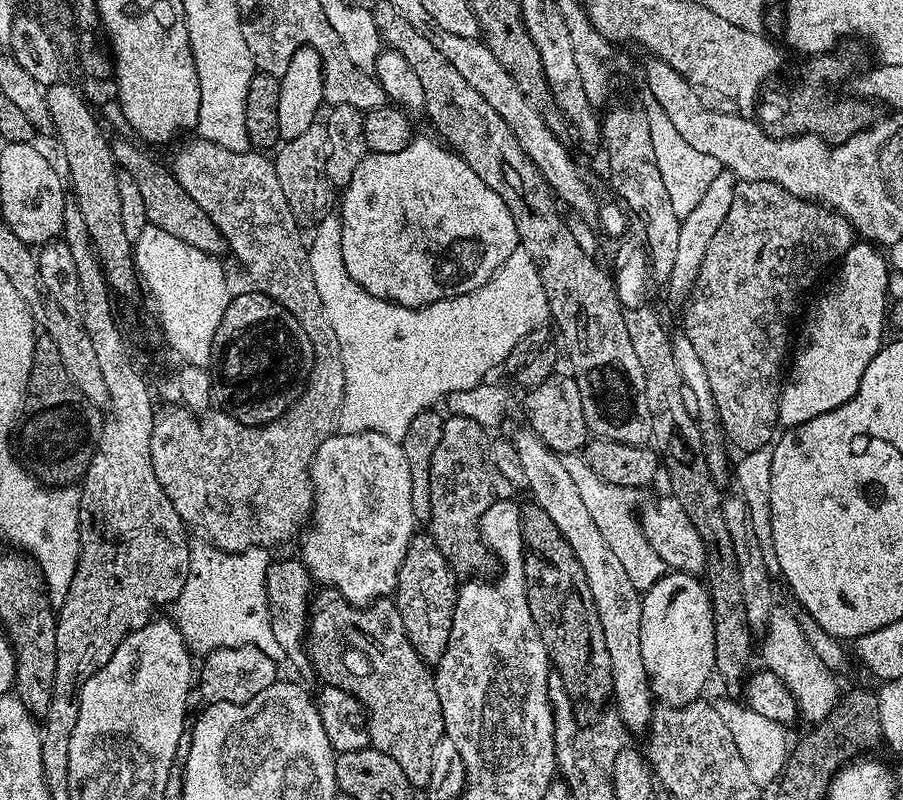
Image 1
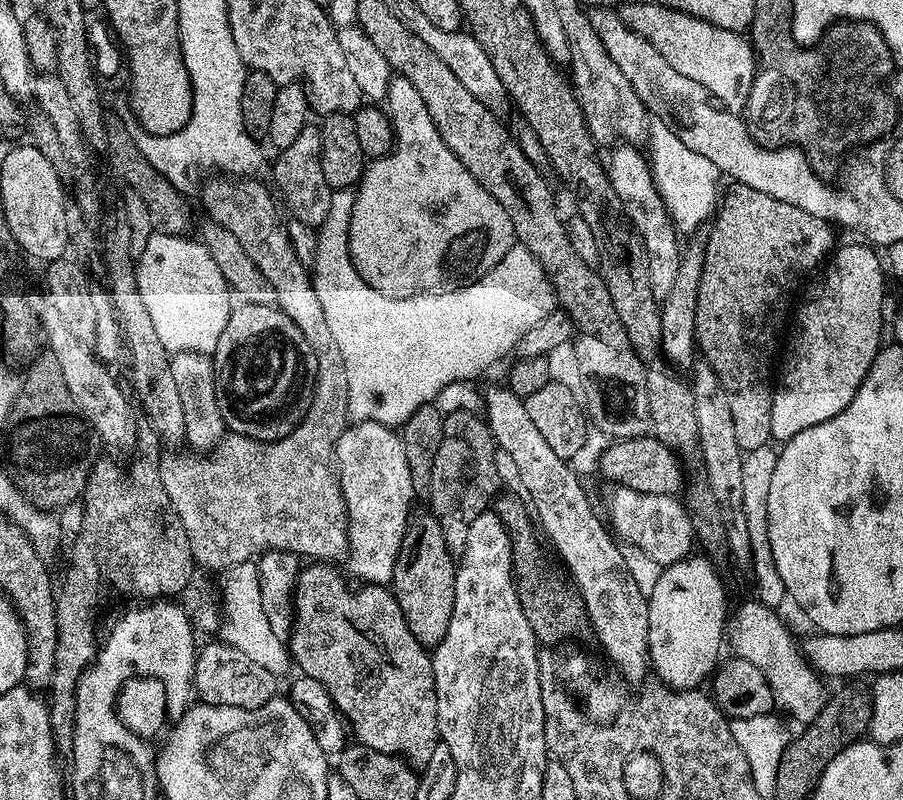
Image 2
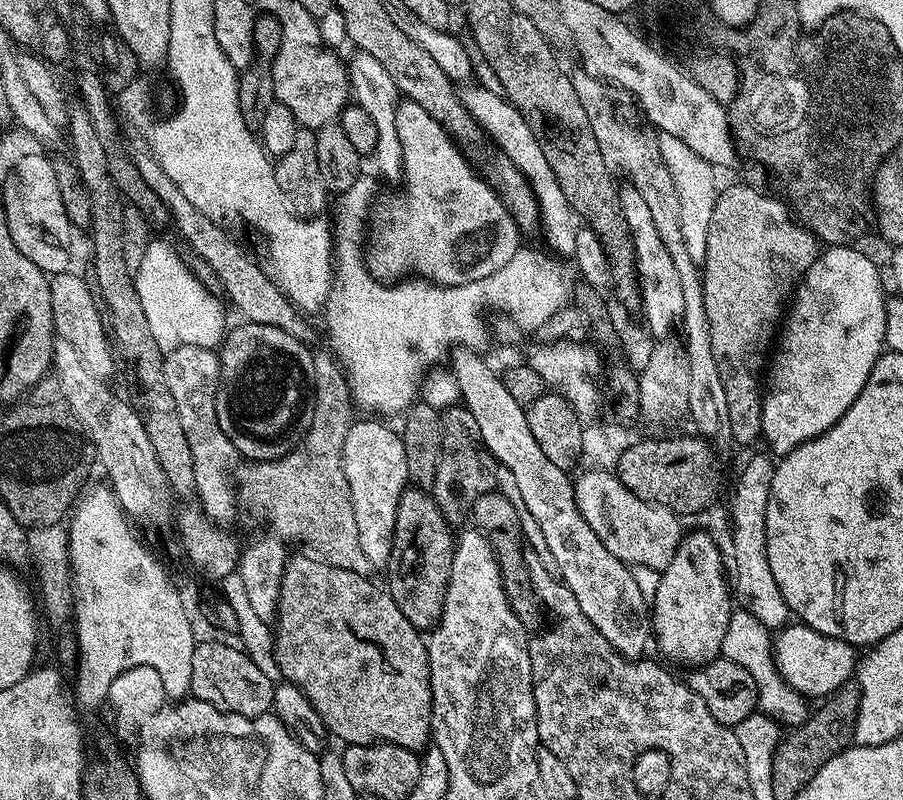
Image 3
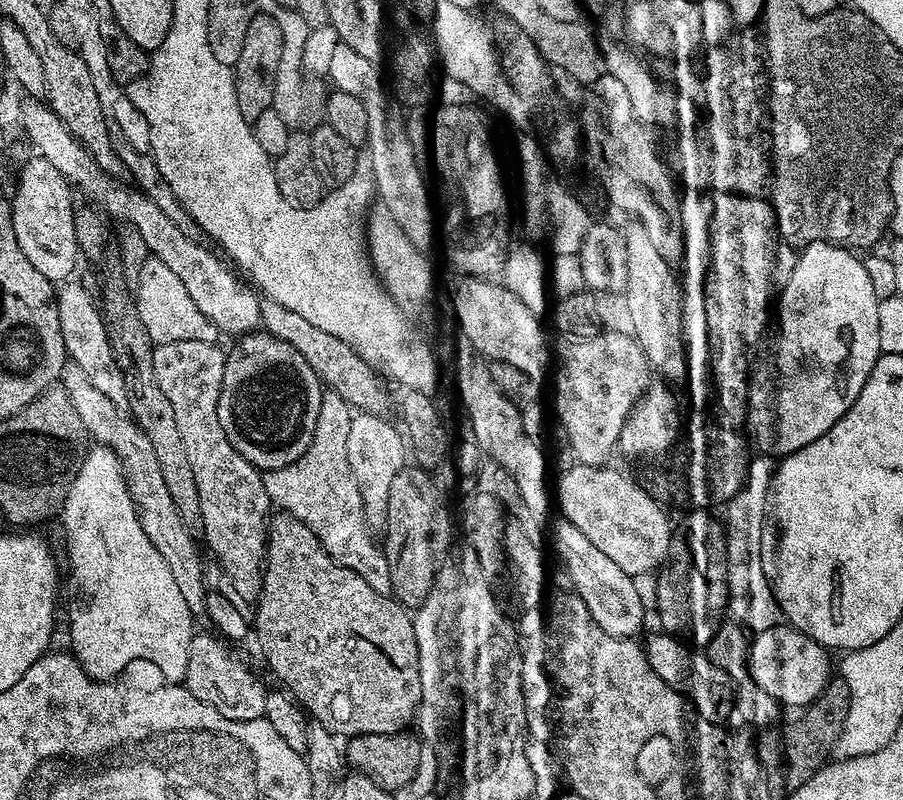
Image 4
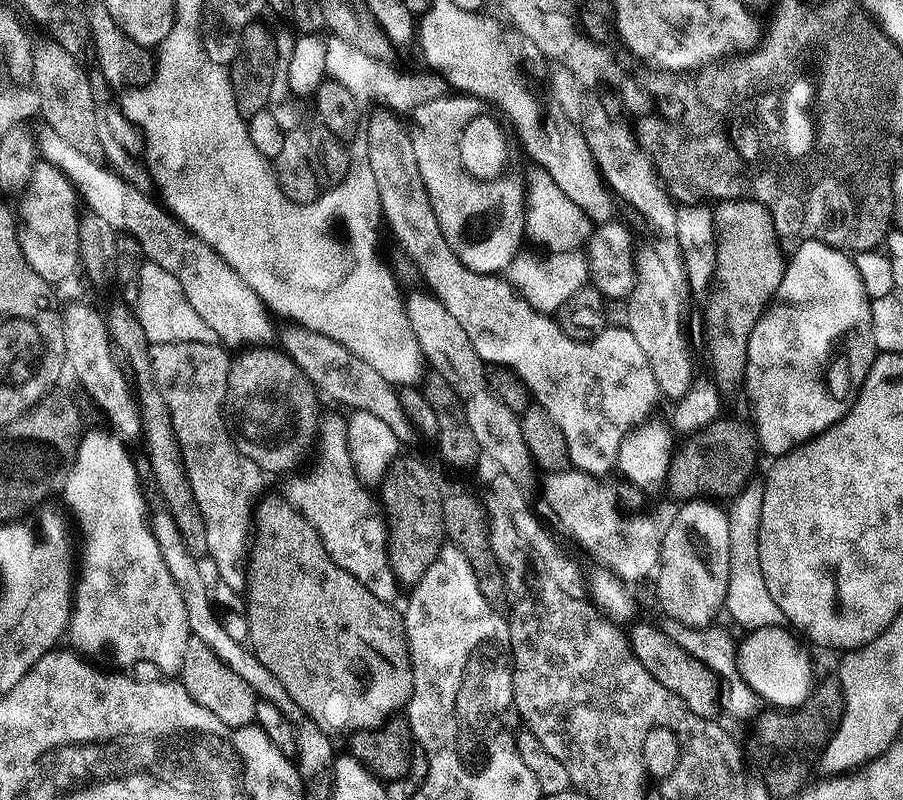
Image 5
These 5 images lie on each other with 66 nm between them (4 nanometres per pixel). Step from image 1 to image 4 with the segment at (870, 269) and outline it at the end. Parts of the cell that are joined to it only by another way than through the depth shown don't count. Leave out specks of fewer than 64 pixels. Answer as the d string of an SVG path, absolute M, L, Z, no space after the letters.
M814 240L803 245L804 253L792 268L784 293L779 293L780 333L769 356L753 363L748 382L748 422L752 436L761 453L773 458L783 458L802 450L814 438L822 438L834 422L838 422L854 406L870 370L882 355L878 338L878 306L881 297L876 296L876 284L868 268L859 260L855 251L830 244L826 240Z

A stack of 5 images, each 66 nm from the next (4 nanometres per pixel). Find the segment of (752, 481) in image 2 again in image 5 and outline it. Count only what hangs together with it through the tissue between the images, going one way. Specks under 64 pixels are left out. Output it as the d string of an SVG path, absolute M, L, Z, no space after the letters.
M749 482L742 491L732 497L726 511L730 522L730 578L727 580L728 594L724 608L744 630L775 628L782 617L778 606L766 590L766 578L762 578L762 566L758 562L758 526L762 522L762 494L764 485Z

